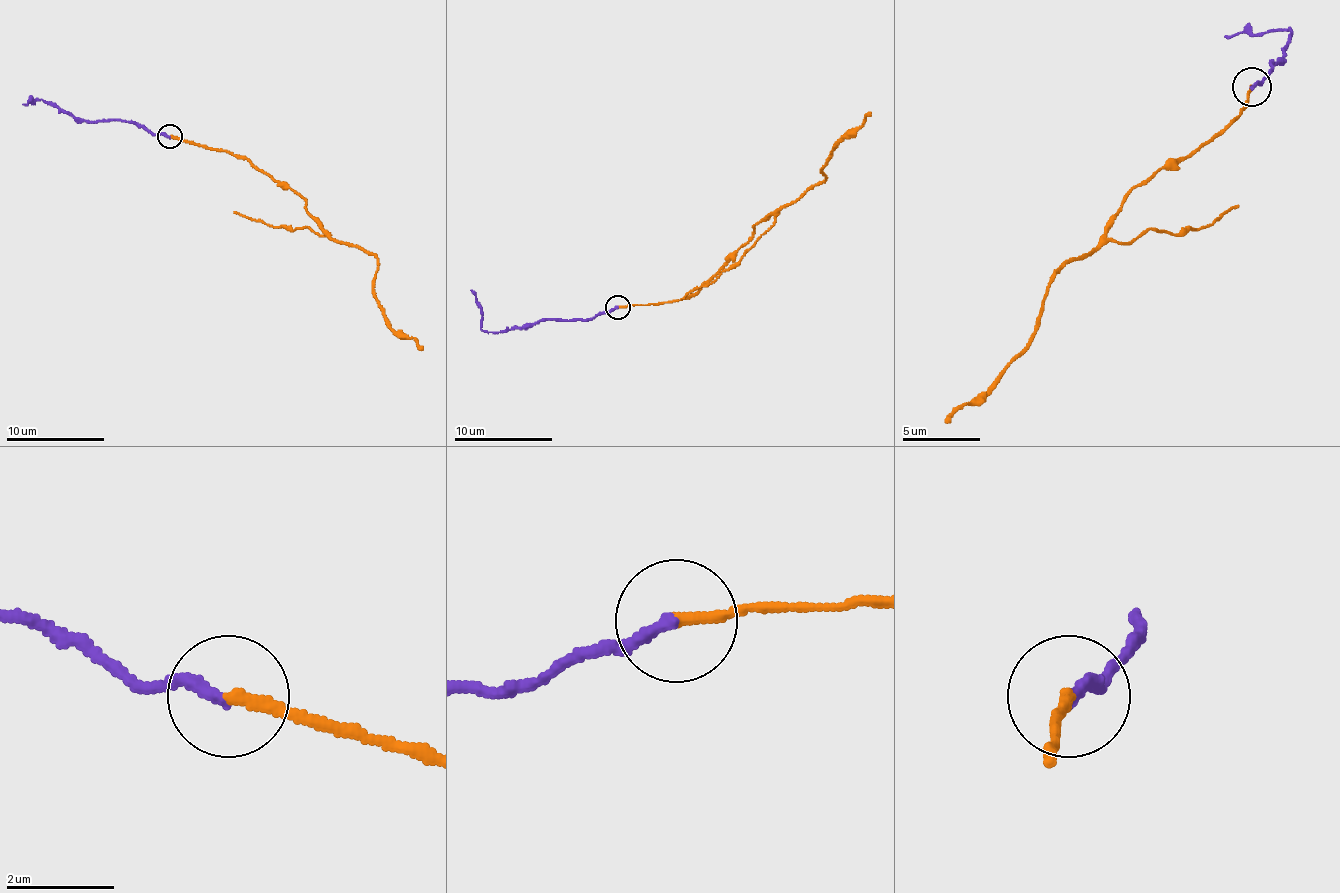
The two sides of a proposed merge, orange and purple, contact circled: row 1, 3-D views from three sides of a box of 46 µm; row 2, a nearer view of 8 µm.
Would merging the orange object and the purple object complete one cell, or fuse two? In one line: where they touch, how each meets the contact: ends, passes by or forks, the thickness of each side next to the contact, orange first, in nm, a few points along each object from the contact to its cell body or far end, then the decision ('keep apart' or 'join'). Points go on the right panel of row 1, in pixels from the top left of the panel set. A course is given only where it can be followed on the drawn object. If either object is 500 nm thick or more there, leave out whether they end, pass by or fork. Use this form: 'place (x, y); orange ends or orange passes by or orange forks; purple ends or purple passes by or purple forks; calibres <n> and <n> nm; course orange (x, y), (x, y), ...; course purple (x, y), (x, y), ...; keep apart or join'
place (1252, 87); orange ends; purple ends; calibres 240 and 200 nm; course orange (1251, 86), (1235, 117), (1134, 187), (1122, 210), (1091, 249), (1049, 280), (1029, 346), (1002, 377), (944, 423); course purple (1251, 86), (1270, 70), (1270, 62), (1289, 39), (1289, 31), (1223, 35); keep apart

